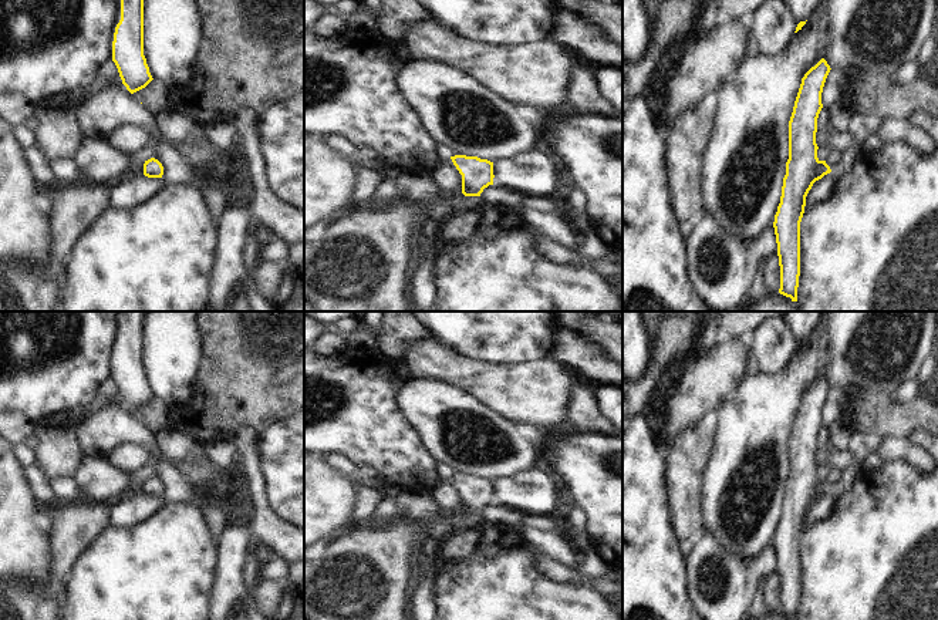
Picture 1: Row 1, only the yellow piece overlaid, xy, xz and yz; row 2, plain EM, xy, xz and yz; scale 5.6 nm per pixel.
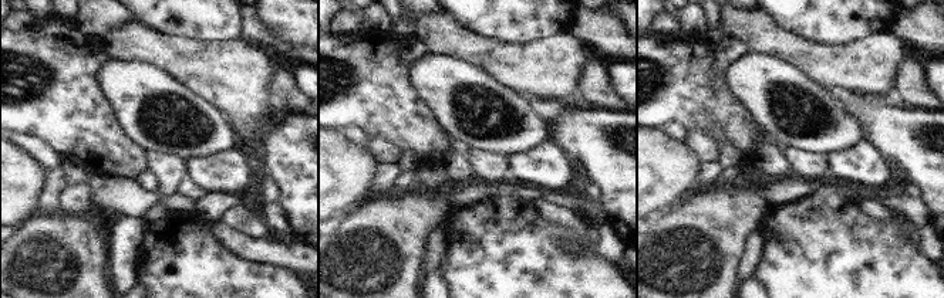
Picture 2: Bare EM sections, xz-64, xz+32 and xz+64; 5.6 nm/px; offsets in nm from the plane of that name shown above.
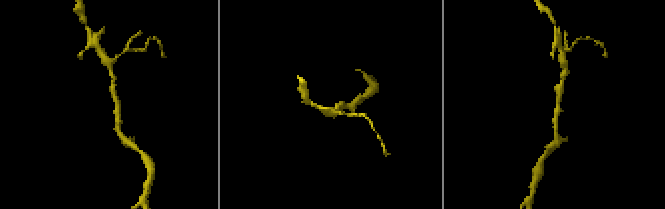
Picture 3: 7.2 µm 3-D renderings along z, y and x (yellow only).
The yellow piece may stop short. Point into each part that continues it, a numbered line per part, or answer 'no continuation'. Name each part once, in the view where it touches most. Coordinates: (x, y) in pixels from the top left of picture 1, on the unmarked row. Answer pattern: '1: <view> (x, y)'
1: xz (468, 521)

